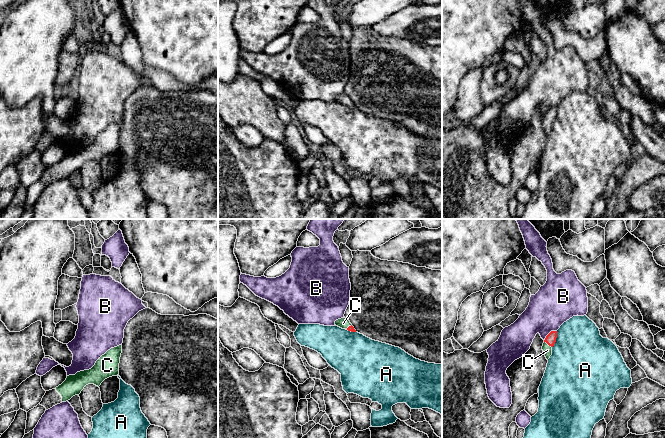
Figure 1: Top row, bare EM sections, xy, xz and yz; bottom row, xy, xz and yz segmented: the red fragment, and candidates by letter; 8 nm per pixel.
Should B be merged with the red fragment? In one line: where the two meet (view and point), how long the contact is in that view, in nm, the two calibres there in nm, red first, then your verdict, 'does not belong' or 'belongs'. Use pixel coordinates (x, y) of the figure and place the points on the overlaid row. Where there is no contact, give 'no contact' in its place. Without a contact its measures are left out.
meets red in yz at (549, 333); contact 130 nm long; 90 nm thick on the red side, 340 nm on the other; does not belong

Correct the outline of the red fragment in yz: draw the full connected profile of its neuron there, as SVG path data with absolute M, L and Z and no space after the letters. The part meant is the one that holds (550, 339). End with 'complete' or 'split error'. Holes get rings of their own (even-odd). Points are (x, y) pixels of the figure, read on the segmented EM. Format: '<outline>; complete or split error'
M551 331L545 338L542 350L548 360L552 355L552 347L554 346L557 338L557 331Z; split error

